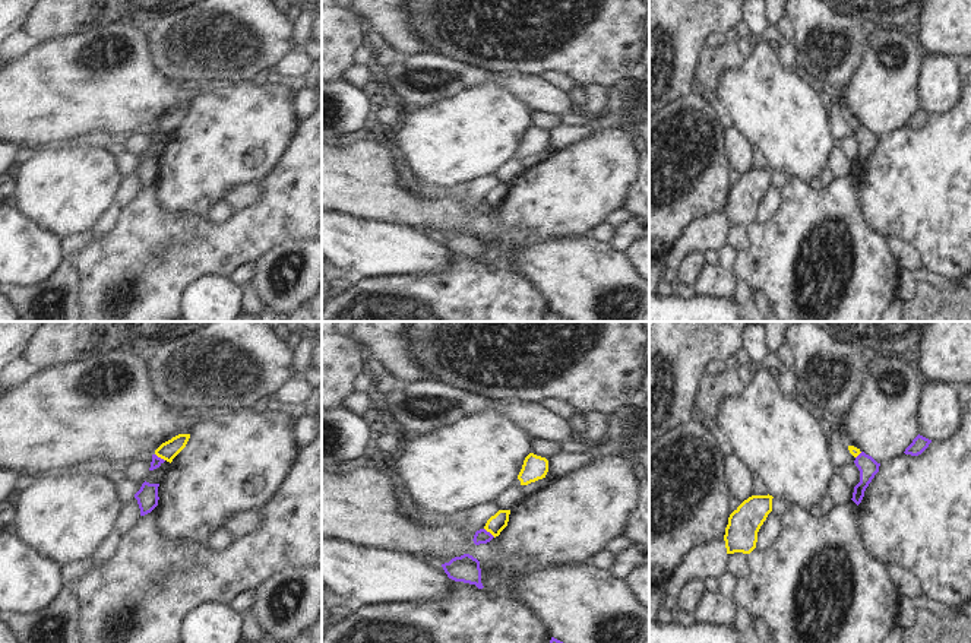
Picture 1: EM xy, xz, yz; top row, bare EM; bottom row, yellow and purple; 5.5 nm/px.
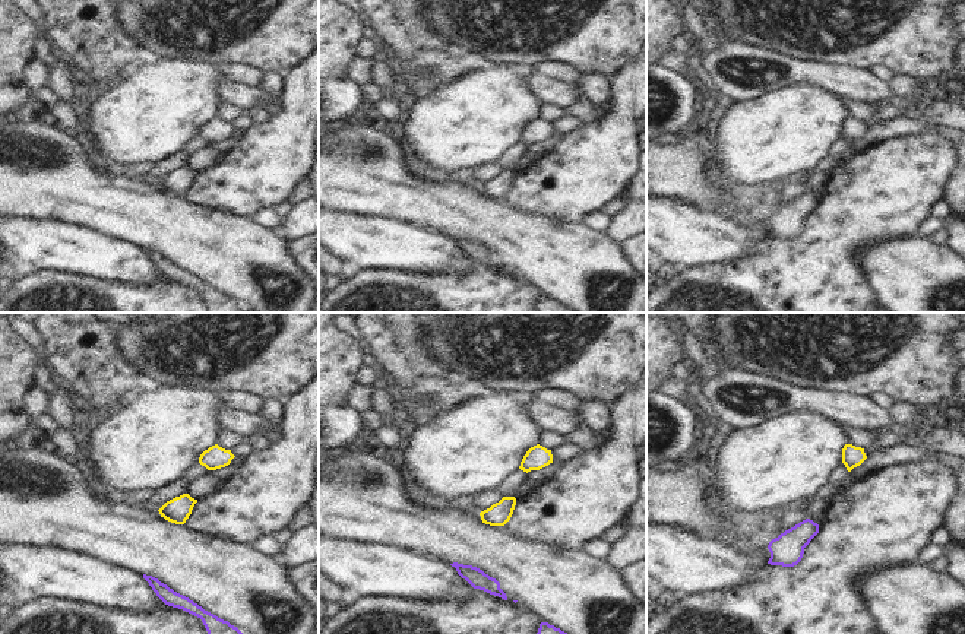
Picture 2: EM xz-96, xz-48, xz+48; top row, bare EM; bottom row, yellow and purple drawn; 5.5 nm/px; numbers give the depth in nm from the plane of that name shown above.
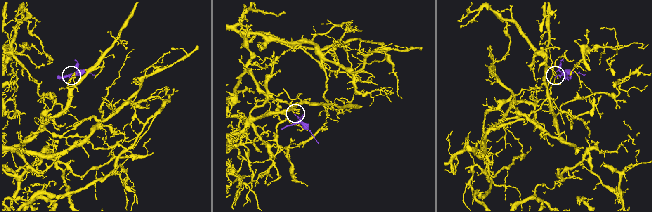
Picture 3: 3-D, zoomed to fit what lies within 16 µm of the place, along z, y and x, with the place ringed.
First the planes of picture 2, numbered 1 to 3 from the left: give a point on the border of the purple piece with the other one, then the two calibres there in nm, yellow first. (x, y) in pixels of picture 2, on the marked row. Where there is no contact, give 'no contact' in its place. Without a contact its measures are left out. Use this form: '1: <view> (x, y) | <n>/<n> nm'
1: no contact
2: no contact
3: no contact

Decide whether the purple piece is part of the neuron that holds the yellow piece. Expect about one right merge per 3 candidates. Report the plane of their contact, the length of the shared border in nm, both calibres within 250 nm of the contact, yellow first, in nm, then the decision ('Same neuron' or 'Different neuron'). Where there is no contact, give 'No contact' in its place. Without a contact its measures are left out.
Touches yellow in xz. Shared border 80 nm. Thickness 100 nm (yellow) against 80 nm. Different neuron.

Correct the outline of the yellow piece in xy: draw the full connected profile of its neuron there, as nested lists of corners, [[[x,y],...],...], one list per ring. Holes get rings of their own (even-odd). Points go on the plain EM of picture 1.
[[[178,107],[171,113],[162,115],[156,123],[155,127],[167,134],[173,134],[173,132],[186,120],[190,107]]]

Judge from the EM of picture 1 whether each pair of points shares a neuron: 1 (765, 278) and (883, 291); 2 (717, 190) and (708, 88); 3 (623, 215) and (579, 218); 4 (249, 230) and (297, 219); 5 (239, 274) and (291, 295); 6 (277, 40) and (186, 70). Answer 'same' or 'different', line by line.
1: same
2: different
3: different
4: same
5: different
6: same

